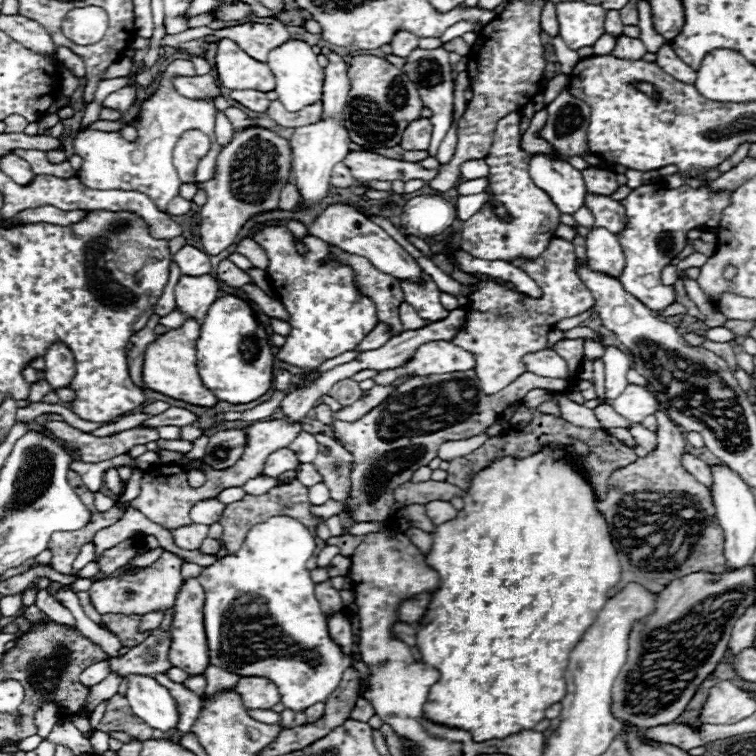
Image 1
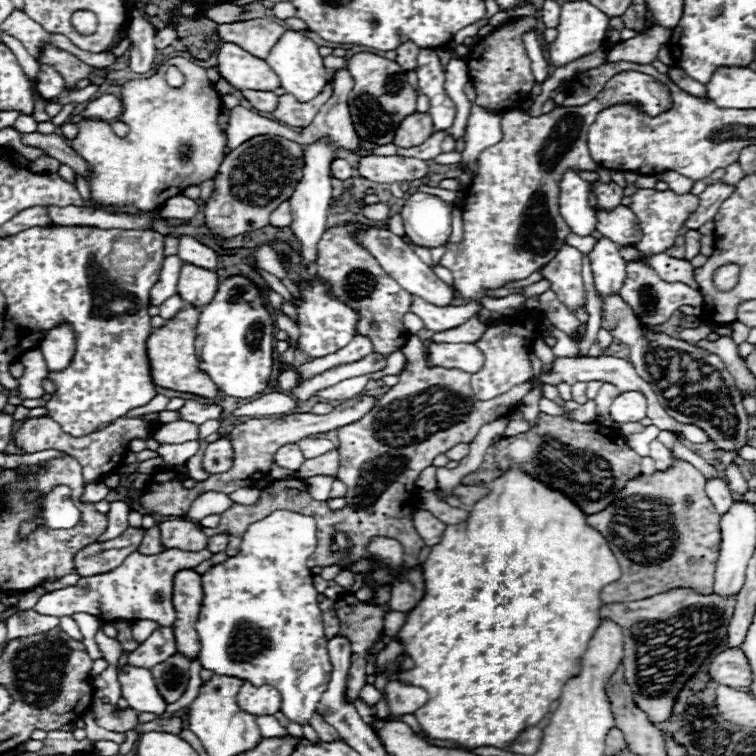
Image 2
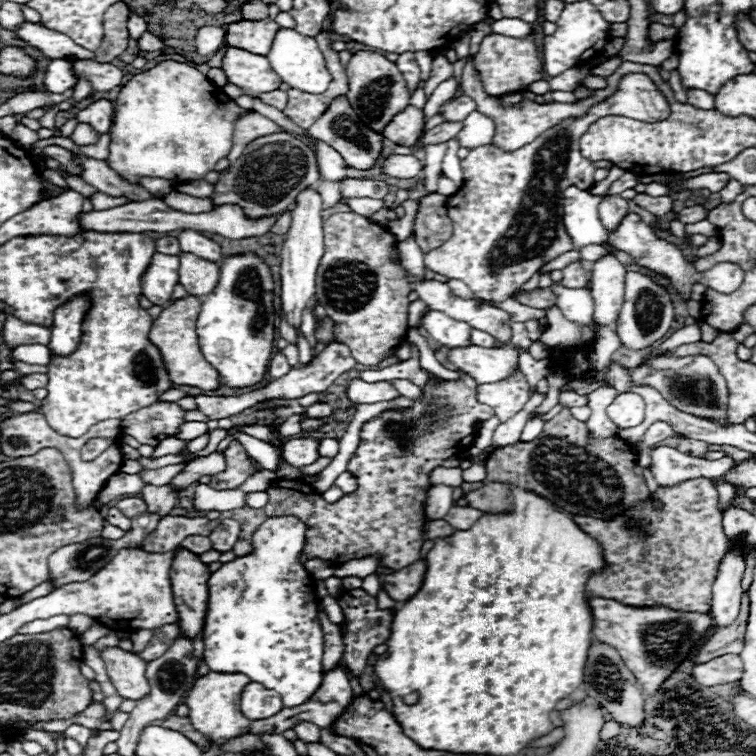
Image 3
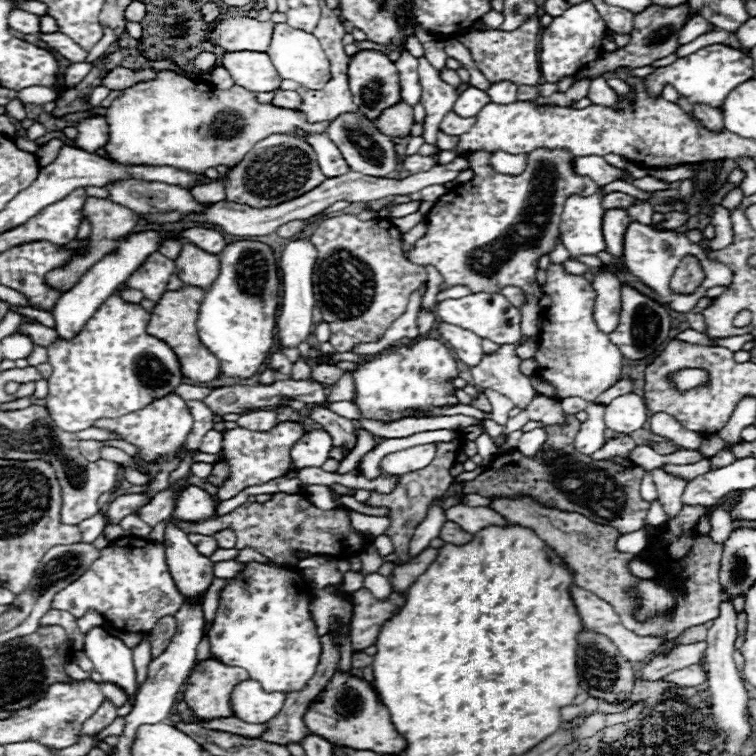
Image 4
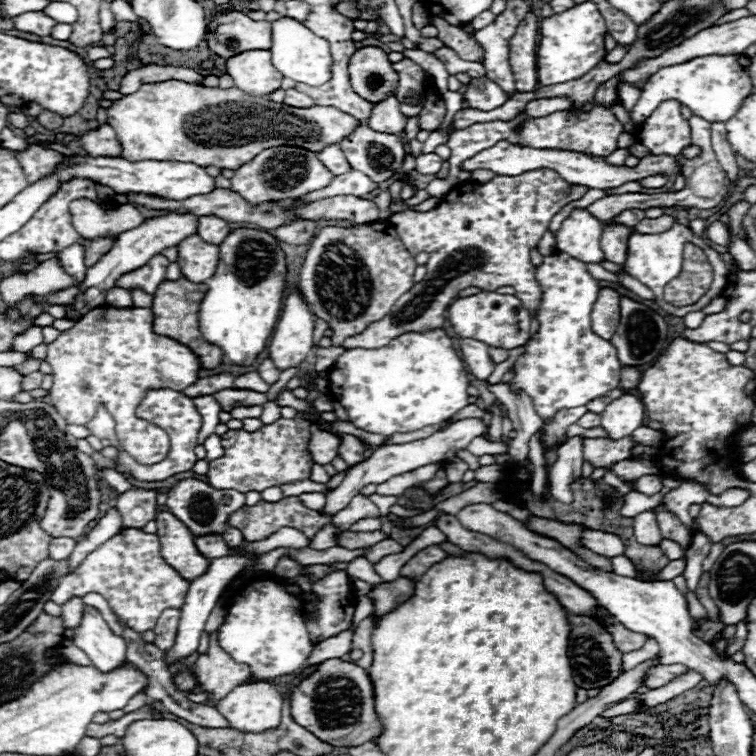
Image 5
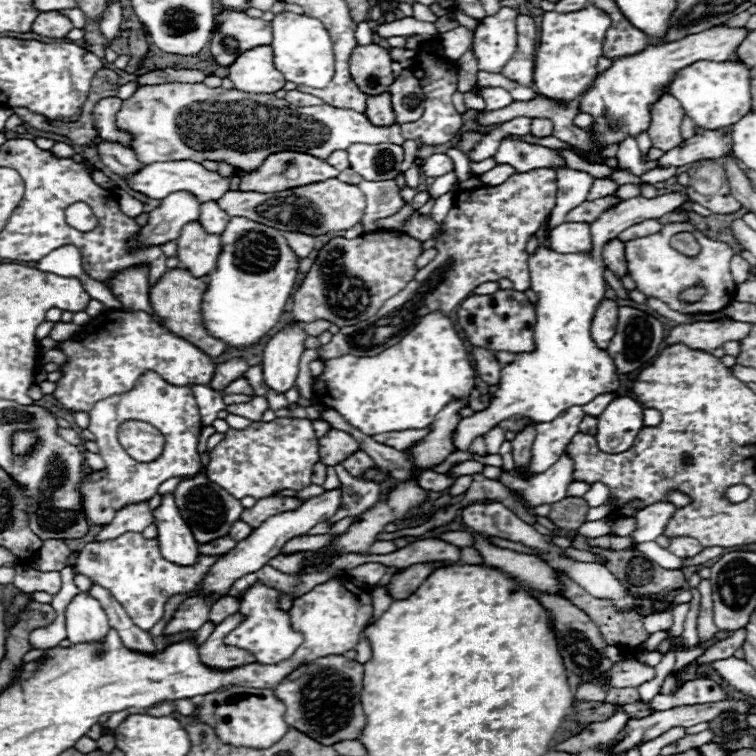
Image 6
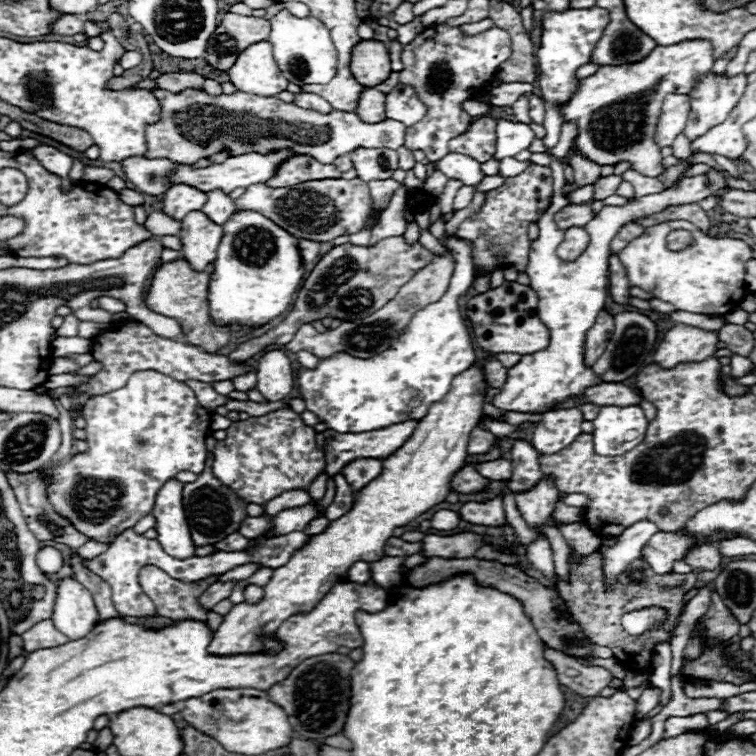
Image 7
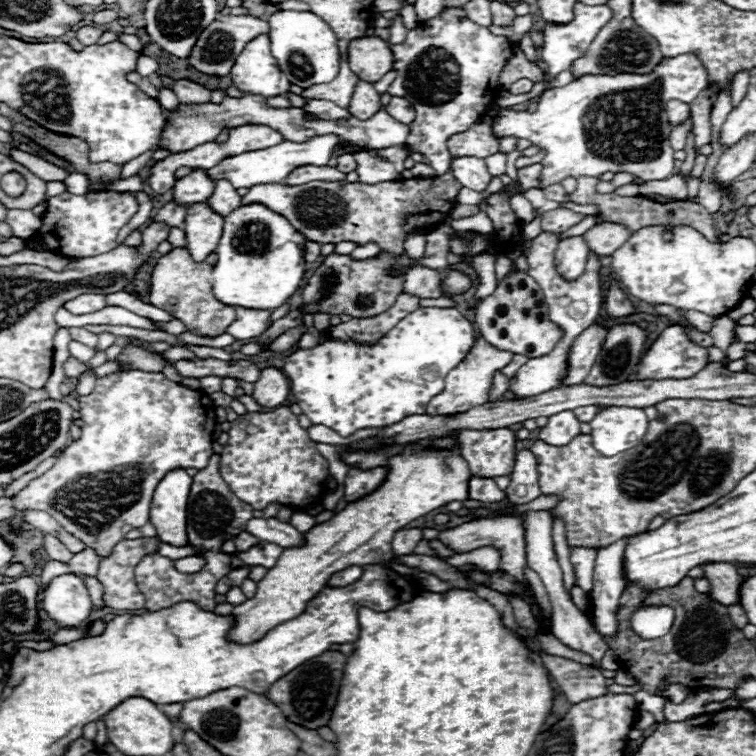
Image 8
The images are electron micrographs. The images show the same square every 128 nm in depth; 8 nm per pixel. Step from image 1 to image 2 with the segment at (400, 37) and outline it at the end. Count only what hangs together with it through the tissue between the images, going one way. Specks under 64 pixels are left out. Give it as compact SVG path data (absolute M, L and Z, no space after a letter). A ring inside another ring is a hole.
M404 42L396 48L398 56L396 56L396 62L404 68L404 70L416 70L416 58L418 58L418 52L420 48L412 42Z

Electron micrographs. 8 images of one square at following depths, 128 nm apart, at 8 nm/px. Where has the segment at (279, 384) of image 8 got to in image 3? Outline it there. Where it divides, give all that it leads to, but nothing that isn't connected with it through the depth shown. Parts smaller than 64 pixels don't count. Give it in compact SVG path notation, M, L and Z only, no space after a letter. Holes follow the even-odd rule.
M310 188L298 194L296 210L292 210L292 230L288 230L288 238L280 252L280 276L282 276L282 310L286 314L288 324L296 330L302 326L302 310L306 308L308 300L314 298L316 286L316 270L320 258L324 254L324 232L322 232L322 198L320 194Z

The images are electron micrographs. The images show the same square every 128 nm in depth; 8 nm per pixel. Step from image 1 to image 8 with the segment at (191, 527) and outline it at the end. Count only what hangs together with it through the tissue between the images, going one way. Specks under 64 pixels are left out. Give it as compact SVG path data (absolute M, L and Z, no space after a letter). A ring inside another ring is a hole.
M244 532L244 534L238 534L238 536L234 538L234 542L236 542L236 550L238 550L238 552L246 552L246 550L250 550L252 546L256 546L258 538L252 538L252 534Z

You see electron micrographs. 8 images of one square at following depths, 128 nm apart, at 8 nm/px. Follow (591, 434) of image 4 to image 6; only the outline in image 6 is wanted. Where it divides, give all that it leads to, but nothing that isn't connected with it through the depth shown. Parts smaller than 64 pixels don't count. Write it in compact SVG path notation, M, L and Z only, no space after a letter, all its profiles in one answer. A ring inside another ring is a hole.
M568 454L560 456L560 462L546 470L544 474L536 474L536 478L522 480L518 476L502 472L500 482L510 490L518 492L530 508L538 508L542 504L554 504L566 498L568 484L572 482L572 460Z

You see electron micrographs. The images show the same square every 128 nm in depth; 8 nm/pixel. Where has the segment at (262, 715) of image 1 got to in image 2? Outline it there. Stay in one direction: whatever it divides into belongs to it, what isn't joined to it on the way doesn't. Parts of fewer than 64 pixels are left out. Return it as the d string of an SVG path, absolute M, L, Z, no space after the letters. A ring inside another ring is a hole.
M256 716L256 724L260 728L262 738L284 738L284 736L288 736L286 728L282 728L274 716Z

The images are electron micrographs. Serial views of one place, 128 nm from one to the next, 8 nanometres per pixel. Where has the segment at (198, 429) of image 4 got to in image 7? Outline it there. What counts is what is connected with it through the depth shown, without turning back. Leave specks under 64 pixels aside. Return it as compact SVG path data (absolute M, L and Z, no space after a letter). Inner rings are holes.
M187 380L185 382L198 396L198 402L208 408L208 410L214 410L216 406L222 406L226 402L226 396L218 394L212 384L206 384L206 382L200 382L196 380Z

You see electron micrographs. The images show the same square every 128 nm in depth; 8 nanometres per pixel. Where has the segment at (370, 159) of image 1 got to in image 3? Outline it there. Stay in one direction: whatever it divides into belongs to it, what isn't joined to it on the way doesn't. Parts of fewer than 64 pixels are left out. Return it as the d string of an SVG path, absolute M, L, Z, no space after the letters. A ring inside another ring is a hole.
M392 154L384 160L384 172L392 178L416 178L422 174L422 168L422 162L412 154Z

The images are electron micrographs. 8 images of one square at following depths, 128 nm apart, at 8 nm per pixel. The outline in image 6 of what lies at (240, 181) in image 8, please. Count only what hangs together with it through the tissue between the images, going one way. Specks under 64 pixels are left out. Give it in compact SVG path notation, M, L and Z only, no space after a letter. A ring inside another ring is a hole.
M178 160L178 162L154 162L154 164L148 164L134 178L130 178L126 182L128 182L128 186L132 190L142 192L148 198L156 198L156 200L162 200L172 192L186 190L186 192L192 192L196 198L200 198L200 202L208 202L208 200L222 198L224 192L230 190L232 178L242 176L242 174L246 174L246 172L244 170L234 170L230 176L220 176L218 172L206 170L202 164L196 164L196 162L190 162L190 160Z

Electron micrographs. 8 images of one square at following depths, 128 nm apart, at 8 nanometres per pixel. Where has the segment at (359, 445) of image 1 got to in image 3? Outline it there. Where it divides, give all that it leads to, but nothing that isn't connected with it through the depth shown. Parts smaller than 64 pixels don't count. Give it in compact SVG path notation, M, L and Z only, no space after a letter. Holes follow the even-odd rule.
M460 372L462 380L446 384L430 384L424 388L424 398L416 402L412 410L406 412L384 412L378 418L366 422L360 432L360 446L348 462L348 472L356 478L358 490L354 494L342 496L338 502L328 504L320 500L316 492L298 492L298 482L276 480L268 492L268 504L264 508L236 508L222 512L218 520L208 518L186 518L186 516L164 516L156 530L148 534L142 542L146 552L170 552L186 536L210 536L220 520L232 518L242 526L240 538L232 552L236 556L246 556L252 552L252 534L262 522L272 516L296 516L308 526L306 544L318 546L316 550L328 552L302 552L300 562L320 558L330 562L348 562L352 558L362 558L368 554L380 554L380 566L402 570L420 558L420 548L424 544L422 536L422 516L424 504L430 490L430 472L446 458L458 454L472 444L476 436L476 420L488 420L494 410L476 400L474 380Z

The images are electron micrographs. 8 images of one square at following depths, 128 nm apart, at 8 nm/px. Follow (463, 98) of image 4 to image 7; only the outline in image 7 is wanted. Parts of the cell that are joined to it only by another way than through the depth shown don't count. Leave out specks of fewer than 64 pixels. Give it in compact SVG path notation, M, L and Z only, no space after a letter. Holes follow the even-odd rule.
M504 84L490 90L490 102L494 106L512 106L522 94L530 94L534 90L532 84Z

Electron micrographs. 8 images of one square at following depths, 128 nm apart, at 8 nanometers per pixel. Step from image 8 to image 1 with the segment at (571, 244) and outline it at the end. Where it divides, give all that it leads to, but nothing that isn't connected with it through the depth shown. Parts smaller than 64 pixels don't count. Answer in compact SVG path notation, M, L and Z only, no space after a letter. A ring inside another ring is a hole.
M536 154L530 160L532 180L548 192L552 202L562 214L574 214L584 206L586 186L582 174L564 160L550 160Z

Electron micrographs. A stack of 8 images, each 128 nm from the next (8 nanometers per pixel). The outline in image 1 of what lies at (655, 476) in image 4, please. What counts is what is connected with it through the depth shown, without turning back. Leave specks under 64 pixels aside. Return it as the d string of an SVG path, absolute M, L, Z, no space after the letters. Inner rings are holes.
M634 424L634 426L630 428L630 434L632 434L632 436L636 438L636 442L638 442L642 448L646 448L648 452L652 452L652 450L656 448L656 442L658 442L656 434L650 432L648 428L644 428L642 424Z

